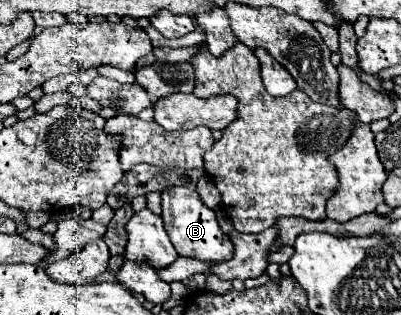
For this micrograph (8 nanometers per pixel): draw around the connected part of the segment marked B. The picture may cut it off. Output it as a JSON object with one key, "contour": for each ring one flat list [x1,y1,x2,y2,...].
{"contour":[[169,187,161,193,161,217,165,223,165,229,181,257,193,257,201,261,229,261,233,257,233,243,217,225,215,213,199,199,195,189,185,187]]}

